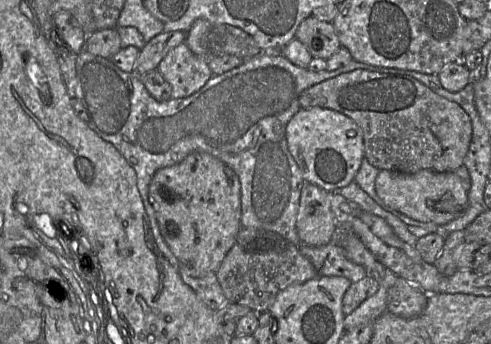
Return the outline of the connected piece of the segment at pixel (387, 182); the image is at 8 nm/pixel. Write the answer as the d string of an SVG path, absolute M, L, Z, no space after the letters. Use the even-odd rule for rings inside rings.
M383 169L376 176L375 189L388 206L414 220L437 225L447 224L462 216L469 204L468 191L455 171L436 172L425 169L407 174Z

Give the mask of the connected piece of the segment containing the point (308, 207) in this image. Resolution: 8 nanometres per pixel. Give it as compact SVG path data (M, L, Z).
M305 183L302 187L296 229L300 240L310 246L330 243L337 231L338 223L330 207L330 193Z

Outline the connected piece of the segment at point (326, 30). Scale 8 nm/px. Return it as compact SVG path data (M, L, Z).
M313 15L301 22L295 37L313 58L328 60L341 47L333 24L321 21Z

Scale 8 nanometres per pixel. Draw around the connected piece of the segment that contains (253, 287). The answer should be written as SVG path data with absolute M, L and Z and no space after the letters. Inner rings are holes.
M242 227L216 275L228 302L247 306L257 313L268 312L277 294L289 285L319 276L296 245L277 233L250 227Z

